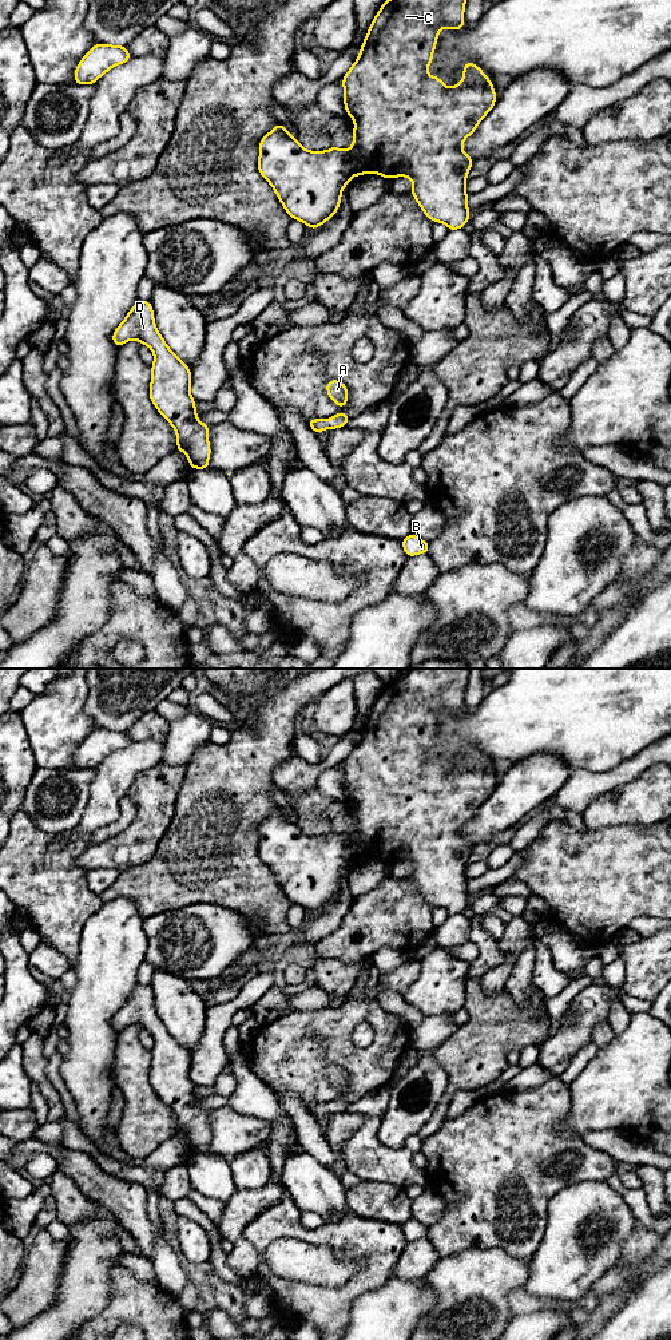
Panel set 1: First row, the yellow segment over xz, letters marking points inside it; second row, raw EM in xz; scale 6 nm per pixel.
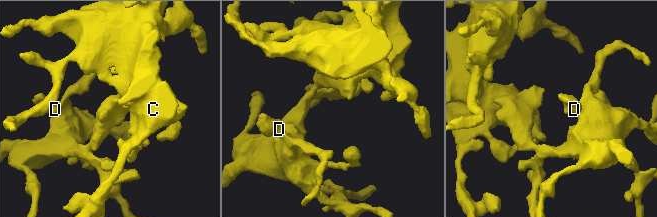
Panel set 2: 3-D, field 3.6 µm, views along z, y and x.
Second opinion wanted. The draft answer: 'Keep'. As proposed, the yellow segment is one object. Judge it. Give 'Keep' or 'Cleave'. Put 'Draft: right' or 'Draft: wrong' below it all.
Keep
Draft: right

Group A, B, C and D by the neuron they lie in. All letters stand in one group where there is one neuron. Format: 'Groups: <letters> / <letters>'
Groups: A B C D

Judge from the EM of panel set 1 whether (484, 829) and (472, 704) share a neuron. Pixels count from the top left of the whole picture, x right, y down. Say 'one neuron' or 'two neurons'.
two neurons

